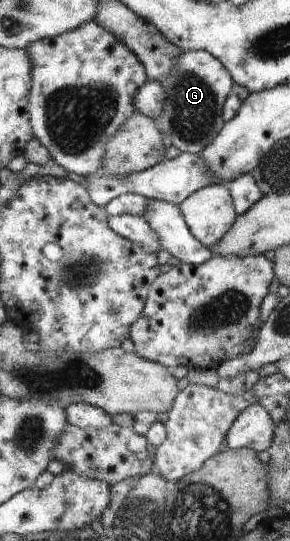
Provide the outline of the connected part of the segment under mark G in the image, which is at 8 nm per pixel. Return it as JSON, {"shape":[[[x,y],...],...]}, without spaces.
{"shape":[[[183,51],[175,69],[160,81],[166,91],[162,114],[162,136],[170,136],[180,152],[199,155],[208,146],[225,123],[222,107],[235,82],[226,67],[209,52]]]}

